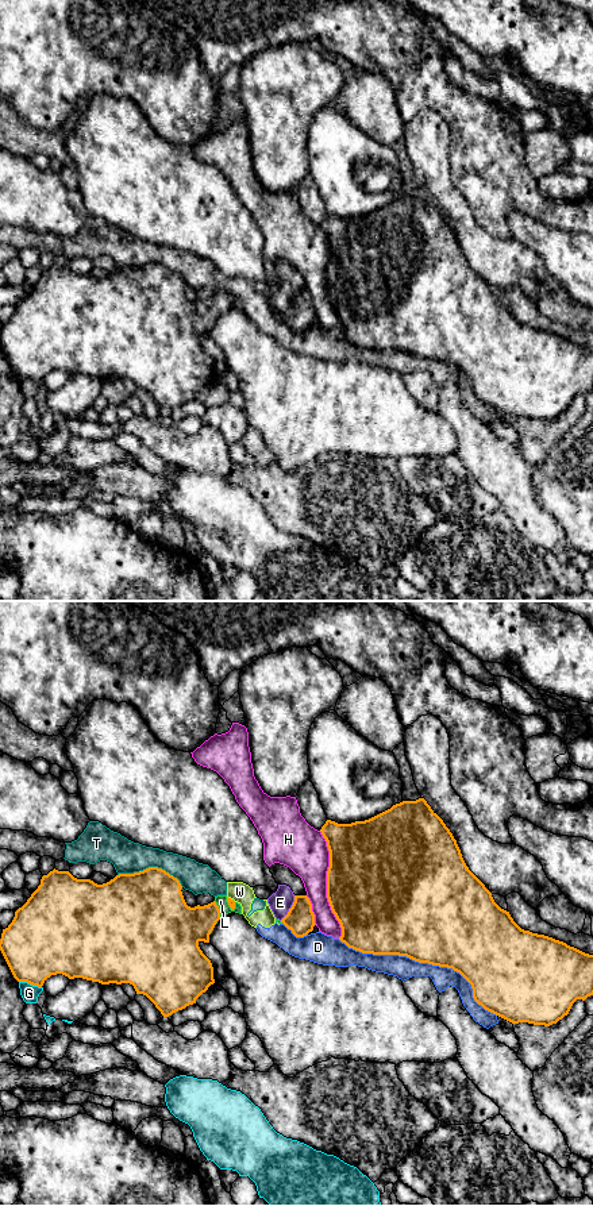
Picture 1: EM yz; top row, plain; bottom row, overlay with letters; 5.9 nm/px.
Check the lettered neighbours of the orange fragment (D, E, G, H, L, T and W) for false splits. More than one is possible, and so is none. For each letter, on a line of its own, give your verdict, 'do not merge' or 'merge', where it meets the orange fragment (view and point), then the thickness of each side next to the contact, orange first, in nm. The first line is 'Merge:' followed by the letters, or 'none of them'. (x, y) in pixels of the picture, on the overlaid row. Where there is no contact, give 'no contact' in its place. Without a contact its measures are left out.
Merge: L
D: do not merge; meets orange in yz at (423, 962); 500 nm thick on the orange side, 140 nm on the other
E: do not merge; meets orange in yz at (291, 908); 170 nm thick on the orange side, 140 nm on the other
G: do not merge; meets orange in yz at (30, 983); 420 nm thick on the orange side, 100 nm on the other
H: do not merge; meets orange in yz at (327, 885); 500 nm thick on the orange side, 280 nm on the other
L: merge; meets orange in yz at (219, 909); 260 nm thick on the orange side, 70 nm on the other
T: do not merge; meets orange in yz at (151, 867); 460 nm thick on the orange side, 190 nm on the other
W: do not merge; meets orange in yz at (230, 898); 50 nm thick on the orange side, 120 nm on the other

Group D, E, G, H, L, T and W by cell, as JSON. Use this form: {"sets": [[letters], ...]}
{"sets": [["D", "T", "W"], ["E"], ["G"], ["H"], ["L"]]}

